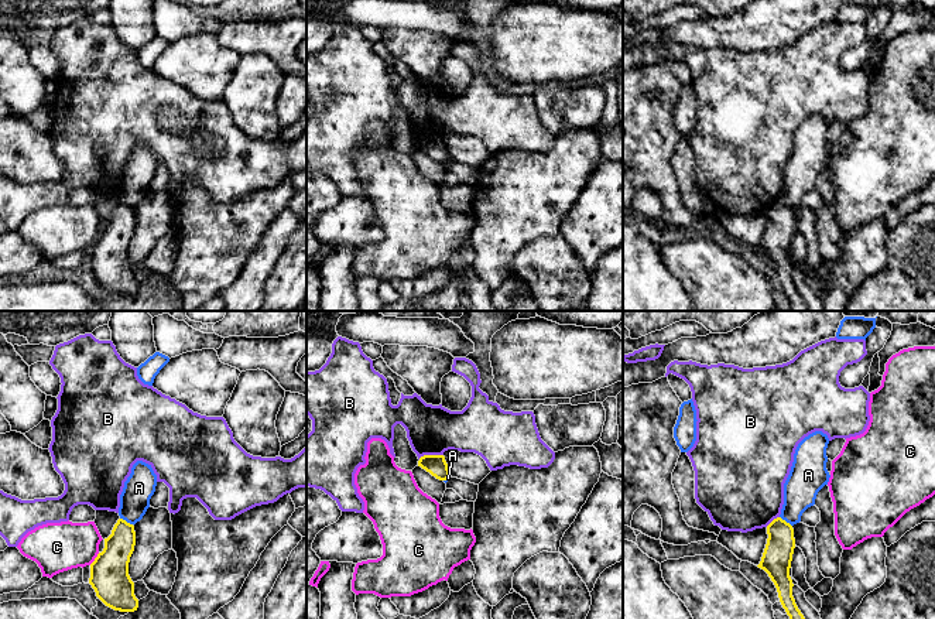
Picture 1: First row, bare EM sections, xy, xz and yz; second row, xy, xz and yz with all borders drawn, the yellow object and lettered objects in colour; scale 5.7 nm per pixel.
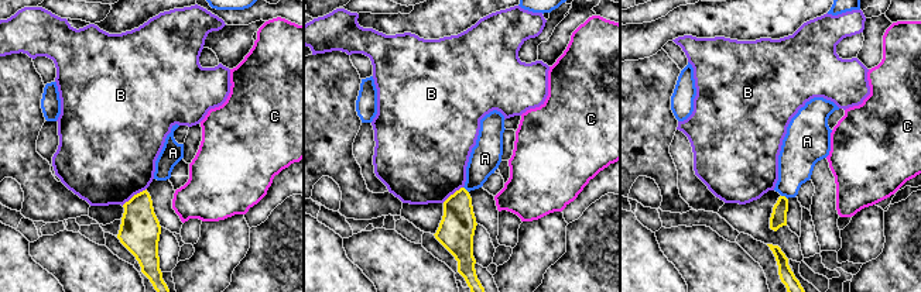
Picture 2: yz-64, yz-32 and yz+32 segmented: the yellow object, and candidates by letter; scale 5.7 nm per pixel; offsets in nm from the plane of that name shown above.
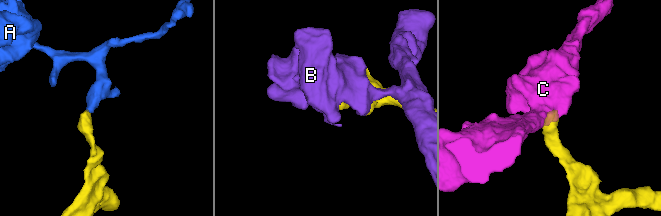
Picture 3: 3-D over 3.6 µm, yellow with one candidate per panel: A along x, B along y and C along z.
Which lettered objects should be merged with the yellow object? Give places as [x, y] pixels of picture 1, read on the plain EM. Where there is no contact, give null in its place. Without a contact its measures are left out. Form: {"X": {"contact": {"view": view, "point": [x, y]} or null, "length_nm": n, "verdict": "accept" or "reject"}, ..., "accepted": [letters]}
{"A": {"contact": {"view": "xy", "point": [124, 204]}, "length_nm": 80, "verdict": "reject"}, "B": {"contact": {"view": "xz", "point": [430, 139]}, "length_nm": 150, "verdict": "reject"}, "C": {"contact": {"view": "xy", "point": [95, 242]}, "length_nm": 90, "verdict": "reject"}, "accepted": []}

